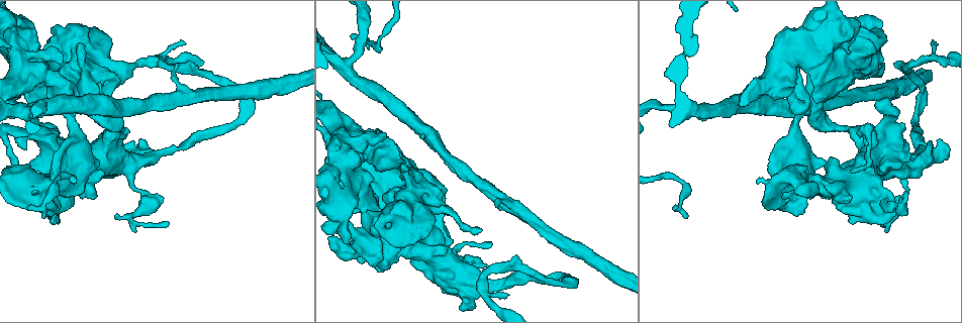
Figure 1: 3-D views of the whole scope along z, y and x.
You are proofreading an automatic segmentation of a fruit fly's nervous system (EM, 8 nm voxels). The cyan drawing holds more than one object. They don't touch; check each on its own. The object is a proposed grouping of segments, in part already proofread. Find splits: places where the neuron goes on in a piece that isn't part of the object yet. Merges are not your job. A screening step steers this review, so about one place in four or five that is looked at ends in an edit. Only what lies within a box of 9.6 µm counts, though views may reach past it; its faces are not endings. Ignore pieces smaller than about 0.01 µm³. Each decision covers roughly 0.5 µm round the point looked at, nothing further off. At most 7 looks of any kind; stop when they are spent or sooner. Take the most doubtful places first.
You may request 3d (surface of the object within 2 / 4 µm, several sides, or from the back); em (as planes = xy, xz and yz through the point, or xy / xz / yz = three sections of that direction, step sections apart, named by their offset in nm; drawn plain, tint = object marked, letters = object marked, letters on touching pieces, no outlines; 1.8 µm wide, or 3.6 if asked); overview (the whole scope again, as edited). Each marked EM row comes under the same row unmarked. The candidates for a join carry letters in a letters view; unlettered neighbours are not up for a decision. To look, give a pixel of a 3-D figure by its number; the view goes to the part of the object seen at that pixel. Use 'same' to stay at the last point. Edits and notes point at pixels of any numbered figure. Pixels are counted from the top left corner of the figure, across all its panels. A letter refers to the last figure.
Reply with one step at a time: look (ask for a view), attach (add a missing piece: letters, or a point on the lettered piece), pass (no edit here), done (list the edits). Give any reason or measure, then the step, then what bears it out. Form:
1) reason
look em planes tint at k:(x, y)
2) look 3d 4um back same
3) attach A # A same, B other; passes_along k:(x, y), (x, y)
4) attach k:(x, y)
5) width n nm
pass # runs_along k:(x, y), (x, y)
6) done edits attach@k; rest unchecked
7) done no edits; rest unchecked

look em 3.6um planes letters at 1:(858, 63)

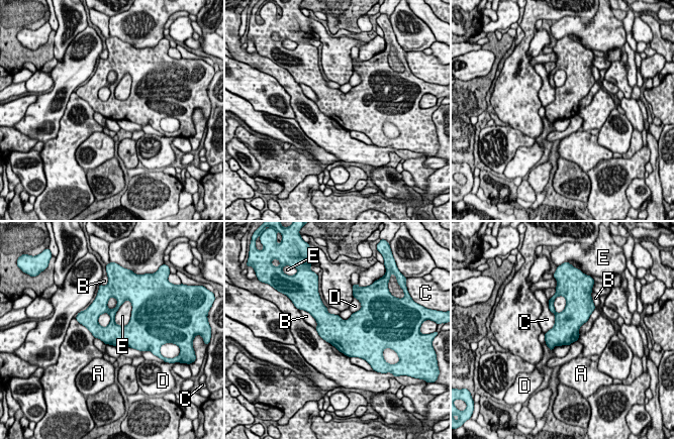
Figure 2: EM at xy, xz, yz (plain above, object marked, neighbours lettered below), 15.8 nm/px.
longest_contact C 500 nm
pass # A other, B other, C other, D other, E other; none of them fits

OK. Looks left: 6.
branch stops here
look 3d 4um back at 1:(686, 218)

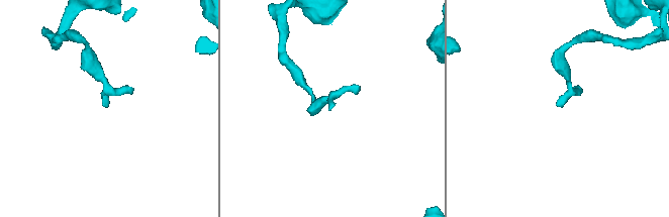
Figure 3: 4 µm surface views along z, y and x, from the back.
look em 3.6um xz step 4 tint at 3:(330, 109)

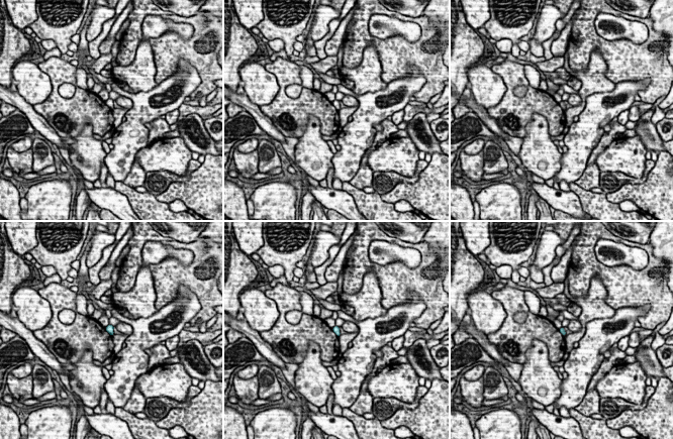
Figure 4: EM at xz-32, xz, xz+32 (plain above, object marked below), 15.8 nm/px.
look em 3.6um planes letters same

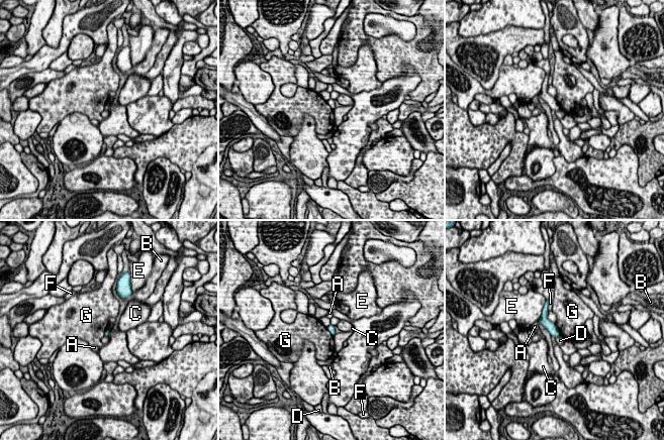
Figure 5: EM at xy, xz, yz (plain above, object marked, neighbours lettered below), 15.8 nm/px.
pass # A other, B other, C other, D other, E other, F other, G other; border 5:(555, 324), (560, 334); no lettered piece goes on from it

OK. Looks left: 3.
an open end
look em yz step 16 letters at 1:(157, 59)

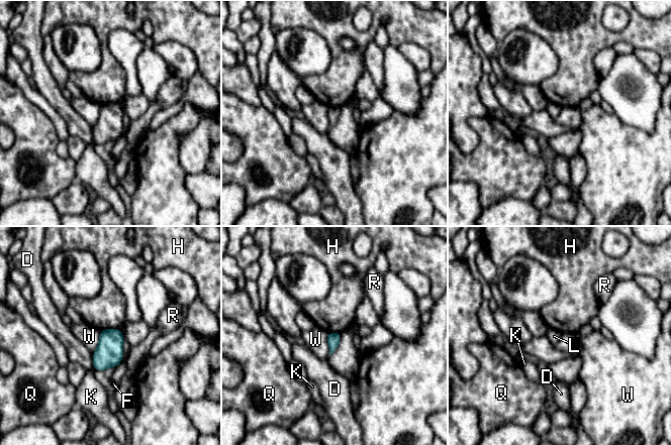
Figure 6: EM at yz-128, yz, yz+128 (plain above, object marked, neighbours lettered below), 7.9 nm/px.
cut it another way
look em planes letters same

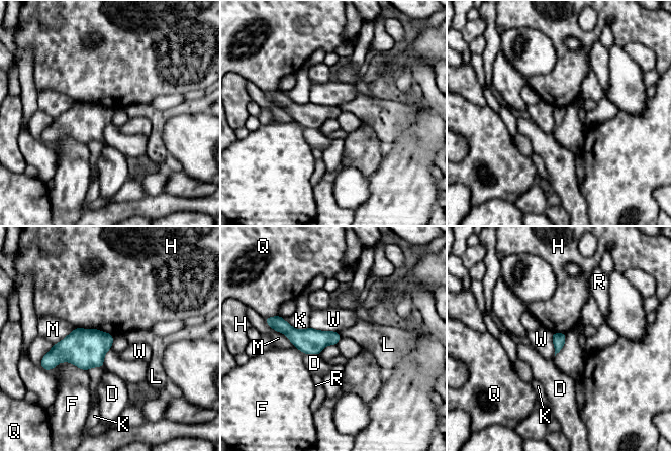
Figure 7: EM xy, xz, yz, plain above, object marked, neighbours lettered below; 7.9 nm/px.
longest_contact H 320 nm
pass # D other, F other, H other, K other, L other, M other, Q other, R other, W other; border 7:(75, 327), (96, 328), (112, 335); no lettered piece goes on from it

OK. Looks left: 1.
done no edits; rest unchecked

